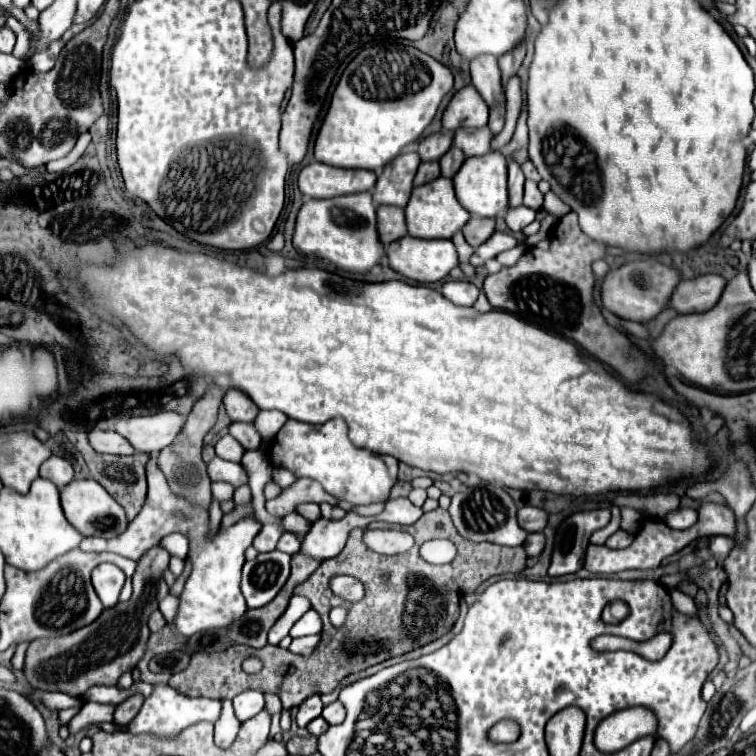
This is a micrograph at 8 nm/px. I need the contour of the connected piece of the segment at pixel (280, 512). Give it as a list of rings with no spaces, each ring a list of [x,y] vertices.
[[[297,479],[293,485],[283,489],[279,497],[267,501],[267,511],[275,517],[285,517],[287,513],[293,513],[301,503],[323,503],[323,501],[331,505],[337,503],[337,499],[325,493],[315,481]]]

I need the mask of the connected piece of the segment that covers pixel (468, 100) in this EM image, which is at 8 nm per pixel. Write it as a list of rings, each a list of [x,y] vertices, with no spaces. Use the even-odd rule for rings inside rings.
[[[473,85],[457,91],[443,113],[443,129],[461,129],[461,127],[485,127],[489,119],[489,107],[477,93]]]

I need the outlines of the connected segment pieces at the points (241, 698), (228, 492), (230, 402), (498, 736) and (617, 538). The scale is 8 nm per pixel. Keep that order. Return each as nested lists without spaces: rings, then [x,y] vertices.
[[[247,689],[247,691],[239,693],[233,699],[233,707],[235,707],[237,719],[239,721],[247,721],[247,719],[251,719],[253,715],[257,715],[265,707],[265,697],[263,697],[261,691]]]
[[[213,483],[211,485],[211,493],[217,501],[229,501],[233,497],[233,487],[229,483]]]
[[[231,389],[225,393],[223,397],[223,405],[227,409],[227,415],[231,421],[241,421],[241,423],[253,423],[259,409],[257,405],[241,391]]]
[[[509,719],[499,721],[487,733],[489,741],[493,741],[493,743],[513,743],[513,741],[519,739],[519,735],[521,735],[519,725],[515,721],[509,721]]]
[[[619,529],[617,533],[613,533],[613,535],[607,539],[605,545],[611,547],[611,549],[623,549],[623,547],[629,547],[631,541],[633,541],[633,535],[627,533],[627,531],[623,531],[623,529]]]

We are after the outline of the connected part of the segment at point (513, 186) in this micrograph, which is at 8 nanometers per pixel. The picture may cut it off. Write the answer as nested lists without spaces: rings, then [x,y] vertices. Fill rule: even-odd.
[[[509,159],[507,163],[509,163],[509,207],[517,207],[517,205],[521,205],[521,199],[523,199],[525,177],[523,177],[521,165],[517,161]]]

